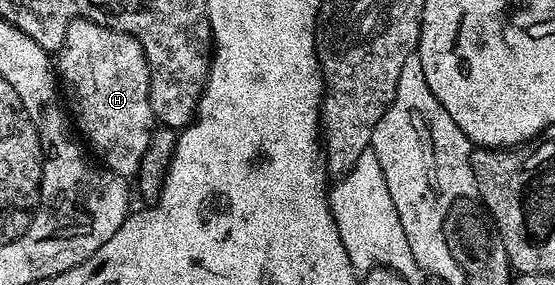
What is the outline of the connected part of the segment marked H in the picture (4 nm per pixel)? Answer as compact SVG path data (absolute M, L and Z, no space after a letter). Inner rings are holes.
M78 18L67 26L65 40L55 60L55 68L64 91L66 88L73 99L71 120L76 131L84 137L87 144L89 139L88 147L93 147L101 155L100 163L109 171L117 172L126 178L136 177L155 127L149 97L149 63L141 43L133 36L128 36L126 32L116 32L90 20Z

